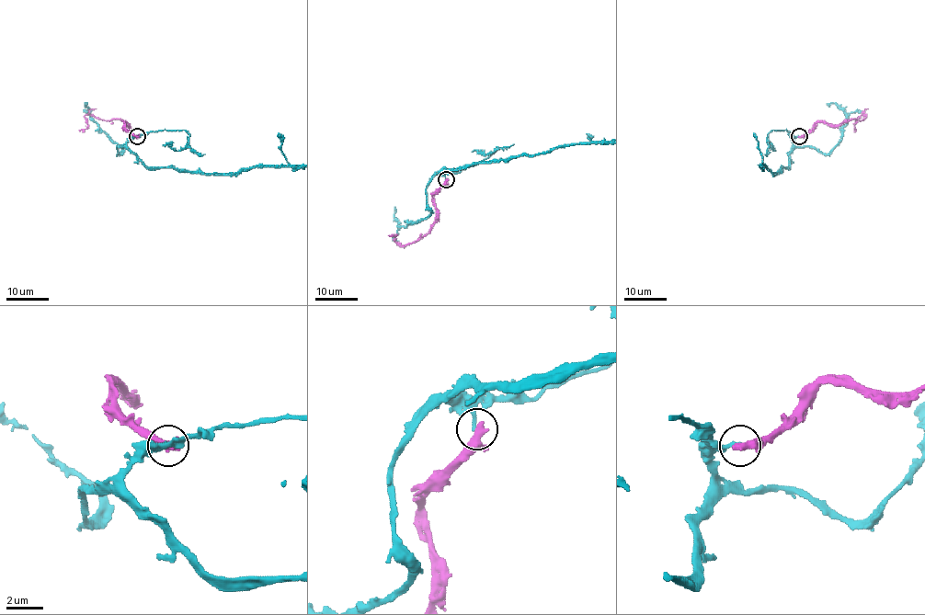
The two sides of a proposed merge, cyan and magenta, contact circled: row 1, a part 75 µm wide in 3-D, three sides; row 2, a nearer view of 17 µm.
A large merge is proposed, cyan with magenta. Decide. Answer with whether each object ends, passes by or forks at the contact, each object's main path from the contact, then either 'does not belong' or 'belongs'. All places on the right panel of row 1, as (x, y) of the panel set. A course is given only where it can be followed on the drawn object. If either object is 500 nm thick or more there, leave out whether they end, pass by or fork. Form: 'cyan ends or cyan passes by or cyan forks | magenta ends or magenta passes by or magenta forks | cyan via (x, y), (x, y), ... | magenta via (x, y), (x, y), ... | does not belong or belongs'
cyan ends | magenta passes by | magenta via (799, 136), (805, 136), (816, 123), (862, 120), (862, 114), (855, 122), (855, 130) | does not belong

